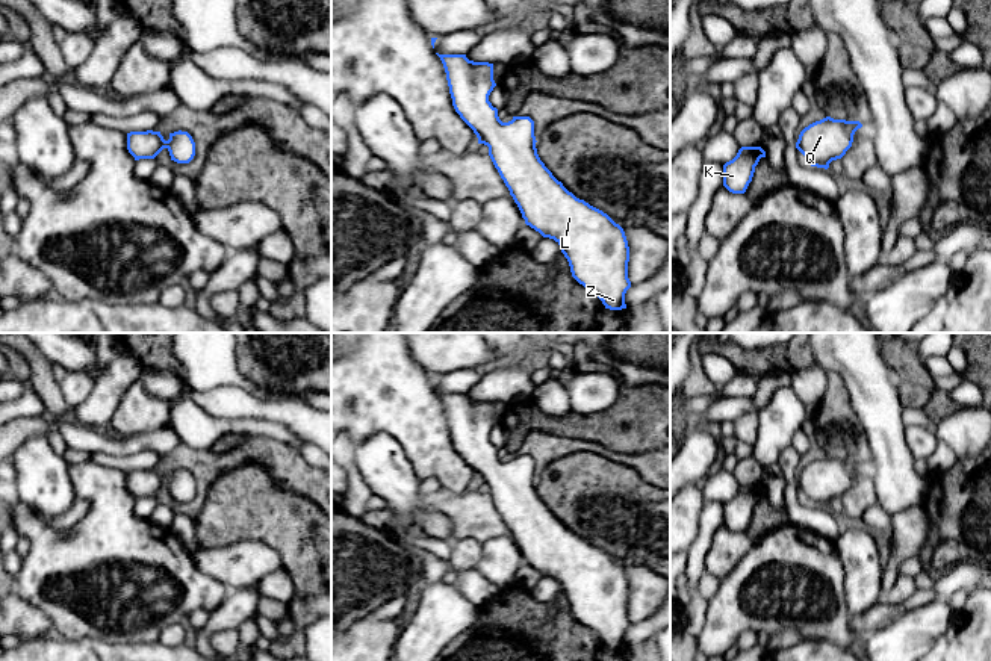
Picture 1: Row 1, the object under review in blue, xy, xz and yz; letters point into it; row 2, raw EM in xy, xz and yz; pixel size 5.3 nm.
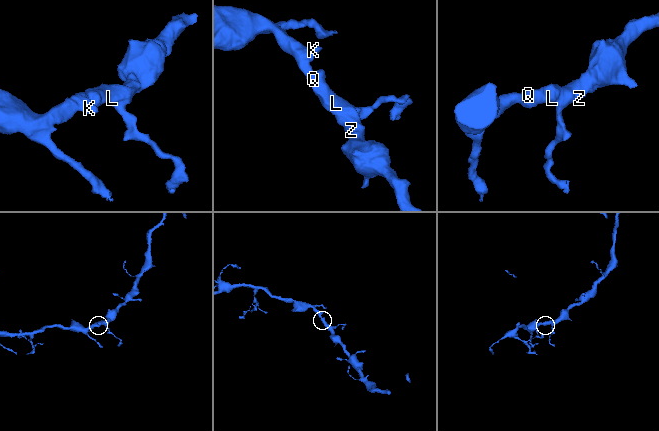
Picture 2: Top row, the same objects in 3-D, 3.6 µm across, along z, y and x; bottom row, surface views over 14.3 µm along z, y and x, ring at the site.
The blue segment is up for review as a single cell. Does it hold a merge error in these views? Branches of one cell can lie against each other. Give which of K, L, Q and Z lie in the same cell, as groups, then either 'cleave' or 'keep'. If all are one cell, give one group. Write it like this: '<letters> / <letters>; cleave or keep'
K L Q Z; keep

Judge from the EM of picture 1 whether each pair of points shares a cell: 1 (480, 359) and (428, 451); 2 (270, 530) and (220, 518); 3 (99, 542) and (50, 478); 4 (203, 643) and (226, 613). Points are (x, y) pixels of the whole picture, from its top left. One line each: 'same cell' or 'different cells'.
1: different cells
2: same cell
3: different cells
4: same cell

